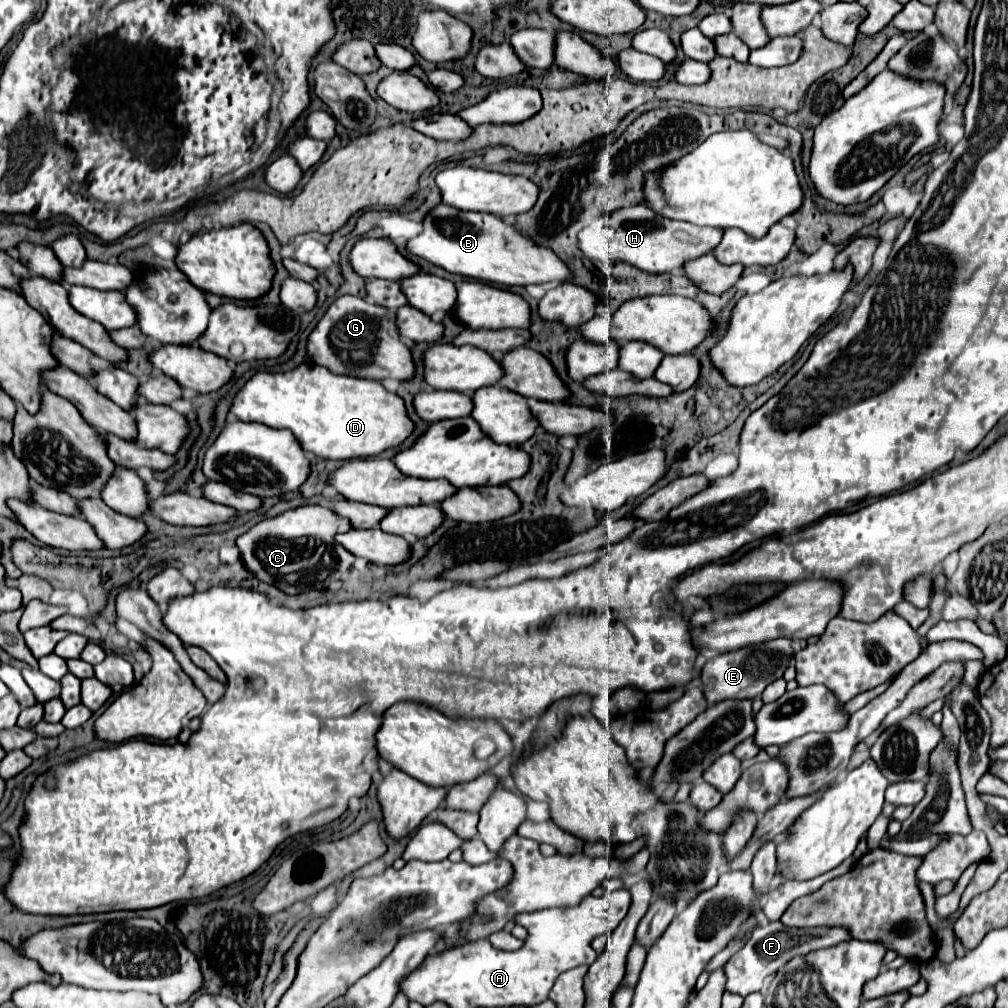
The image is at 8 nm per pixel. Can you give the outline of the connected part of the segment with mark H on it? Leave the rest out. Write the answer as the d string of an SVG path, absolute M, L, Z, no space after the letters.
M636 204L636 206L628 206L628 208L620 208L616 212L612 212L606 222L594 222L590 226L586 226L582 232L580 232L580 248L586 256L590 258L612 258L612 260L624 260L644 272L650 272L650 274L674 274L674 272L680 272L690 260L696 260L708 252L712 252L718 242L722 240L722 228L698 228L694 224L688 224L688 222L682 222L682 220L672 220L672 218L666 218L662 214L656 214L654 210L650 210L648 206L644 204Z

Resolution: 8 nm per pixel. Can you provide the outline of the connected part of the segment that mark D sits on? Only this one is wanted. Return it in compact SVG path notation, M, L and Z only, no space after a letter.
M302 364L284 374L254 374L234 398L230 412L242 422L288 428L306 452L326 460L368 458L400 446L414 432L414 422L398 394L388 392L380 382L330 374L318 364Z

